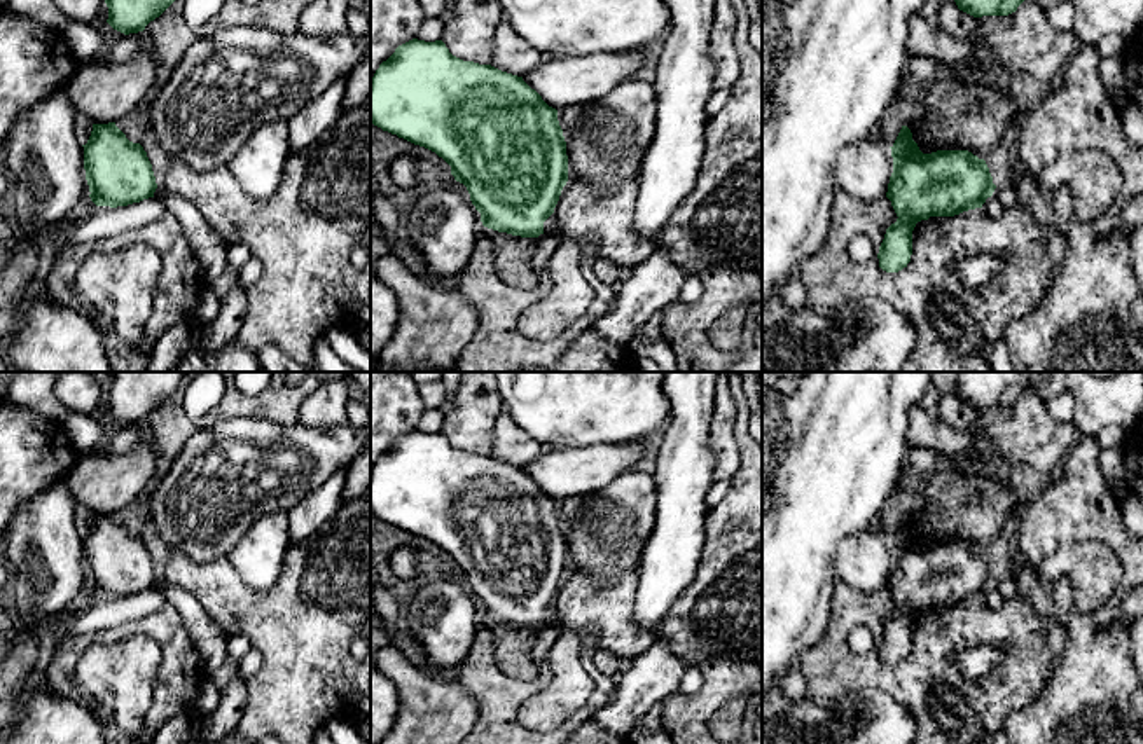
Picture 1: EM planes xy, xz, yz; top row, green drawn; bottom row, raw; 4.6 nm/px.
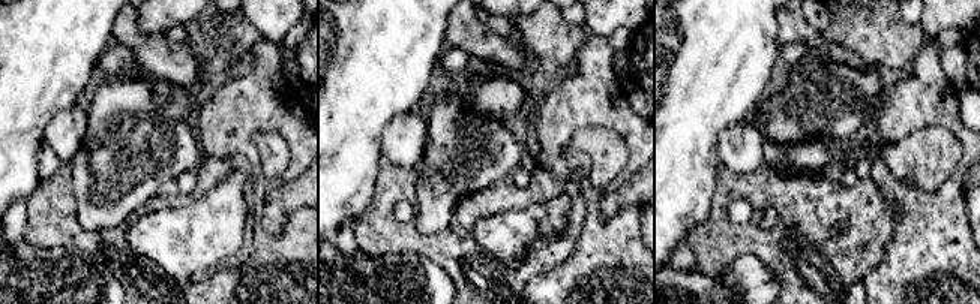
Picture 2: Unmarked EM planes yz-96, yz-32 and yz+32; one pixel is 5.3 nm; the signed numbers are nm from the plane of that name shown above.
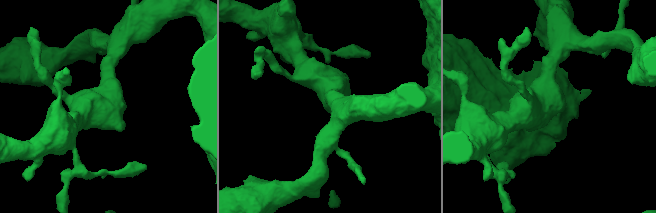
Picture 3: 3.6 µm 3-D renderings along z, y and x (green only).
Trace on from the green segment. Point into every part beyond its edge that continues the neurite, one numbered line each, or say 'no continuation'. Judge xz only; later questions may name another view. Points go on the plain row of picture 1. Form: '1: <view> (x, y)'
1: xz (551, 617)

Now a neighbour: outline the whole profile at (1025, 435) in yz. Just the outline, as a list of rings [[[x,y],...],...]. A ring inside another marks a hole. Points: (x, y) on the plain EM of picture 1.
[[[1028,388],[1008,407],[977,409],[977,424],[966,430],[975,440],[986,438],[1014,470],[1036,479],[1064,465],[1078,431],[1073,423],[1057,423],[1047,412],[1047,402]]]

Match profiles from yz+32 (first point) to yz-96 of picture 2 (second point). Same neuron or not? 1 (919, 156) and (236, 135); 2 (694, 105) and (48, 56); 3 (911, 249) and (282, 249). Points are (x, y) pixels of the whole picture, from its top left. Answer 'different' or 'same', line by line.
1: different
2: same
3: same

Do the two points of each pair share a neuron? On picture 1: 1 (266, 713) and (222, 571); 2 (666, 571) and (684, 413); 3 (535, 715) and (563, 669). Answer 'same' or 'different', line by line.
1: same
2: same
3: same

